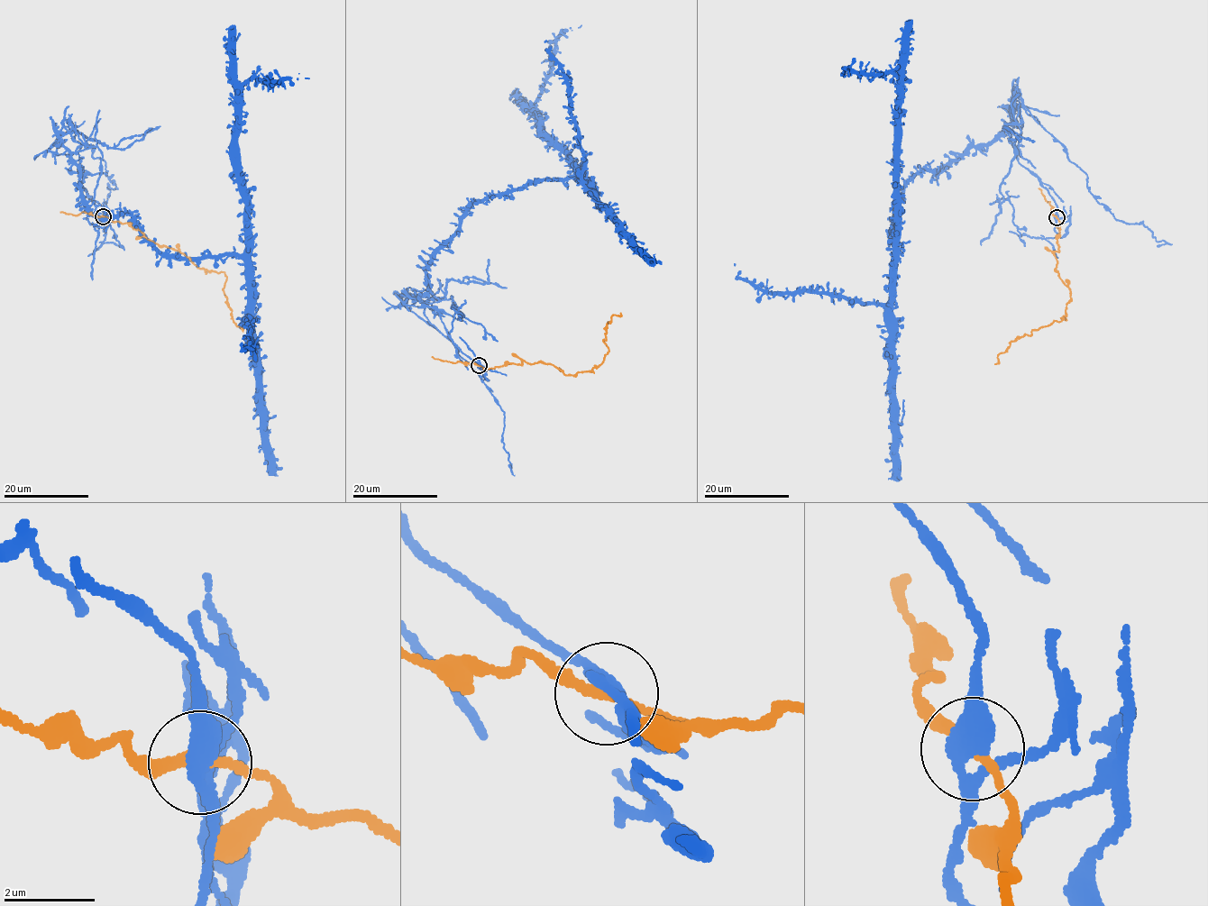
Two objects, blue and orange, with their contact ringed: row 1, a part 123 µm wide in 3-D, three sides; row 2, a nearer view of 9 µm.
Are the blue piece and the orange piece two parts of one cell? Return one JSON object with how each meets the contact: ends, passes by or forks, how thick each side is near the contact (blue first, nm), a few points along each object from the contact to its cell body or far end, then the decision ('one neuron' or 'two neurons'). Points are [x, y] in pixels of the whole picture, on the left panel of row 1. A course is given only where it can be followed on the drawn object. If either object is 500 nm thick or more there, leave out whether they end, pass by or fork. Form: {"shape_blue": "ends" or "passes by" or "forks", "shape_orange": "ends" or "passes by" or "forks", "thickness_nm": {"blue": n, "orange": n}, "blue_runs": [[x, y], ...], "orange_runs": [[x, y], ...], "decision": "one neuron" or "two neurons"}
{"shape_blue": "forks", "shape_orange": "passes by", "thickness_nm": {"blue": 320, "orange": 200}, "blue_runs": [[104, 216], [64, 133], [94, 214], [129, 215], [162, 252], [242, 254], [242, 85], [309, 78]], "orange_runs": [[104, 216], [127, 223], [198, 267], [223, 272], [227, 279], [223, 293], [242, 331]], "decision": "two neurons"}

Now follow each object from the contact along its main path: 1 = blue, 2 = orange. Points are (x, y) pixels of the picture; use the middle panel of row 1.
1: (480, 366), (407, 297), (425, 292), (466, 206), (573, 175), (535, 105), (559, 37), (581, 24)
2: (480, 366), (543, 361), (564, 374), (584, 371), (602, 362), (608, 351), (607, 324), (619, 313)

